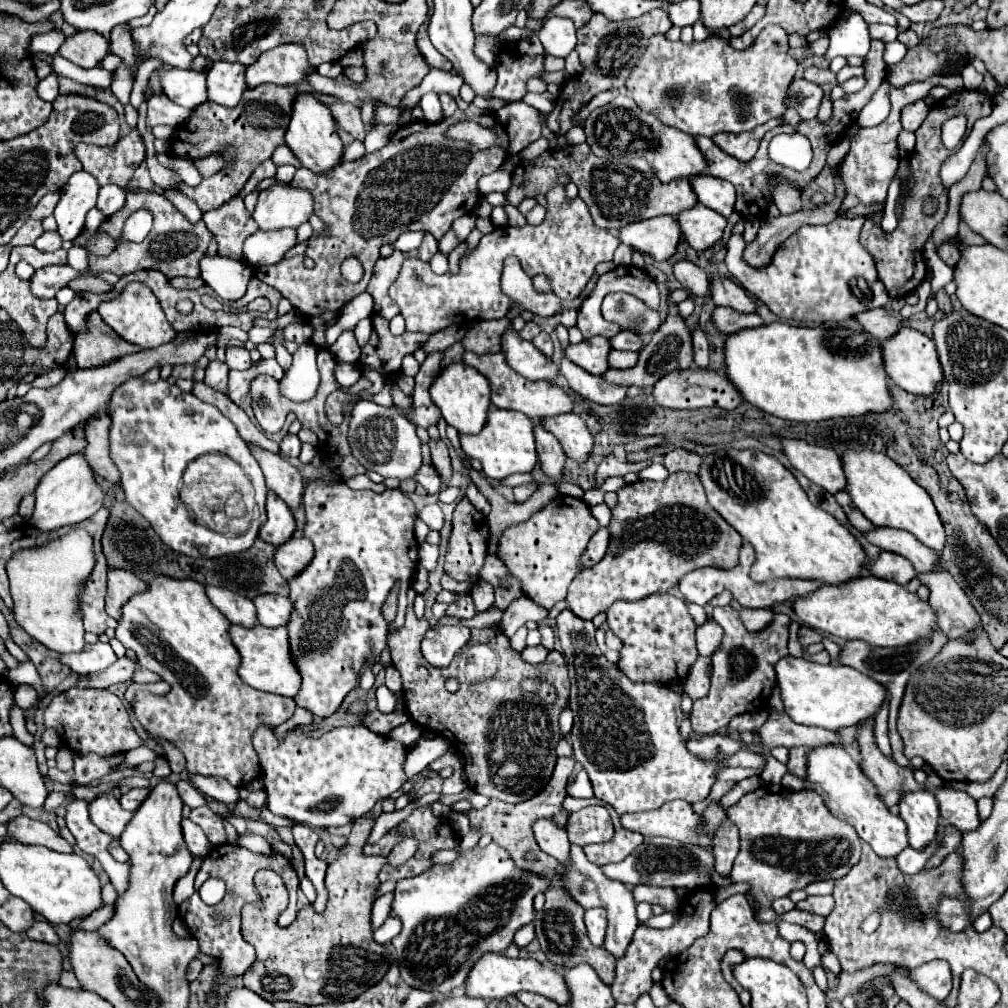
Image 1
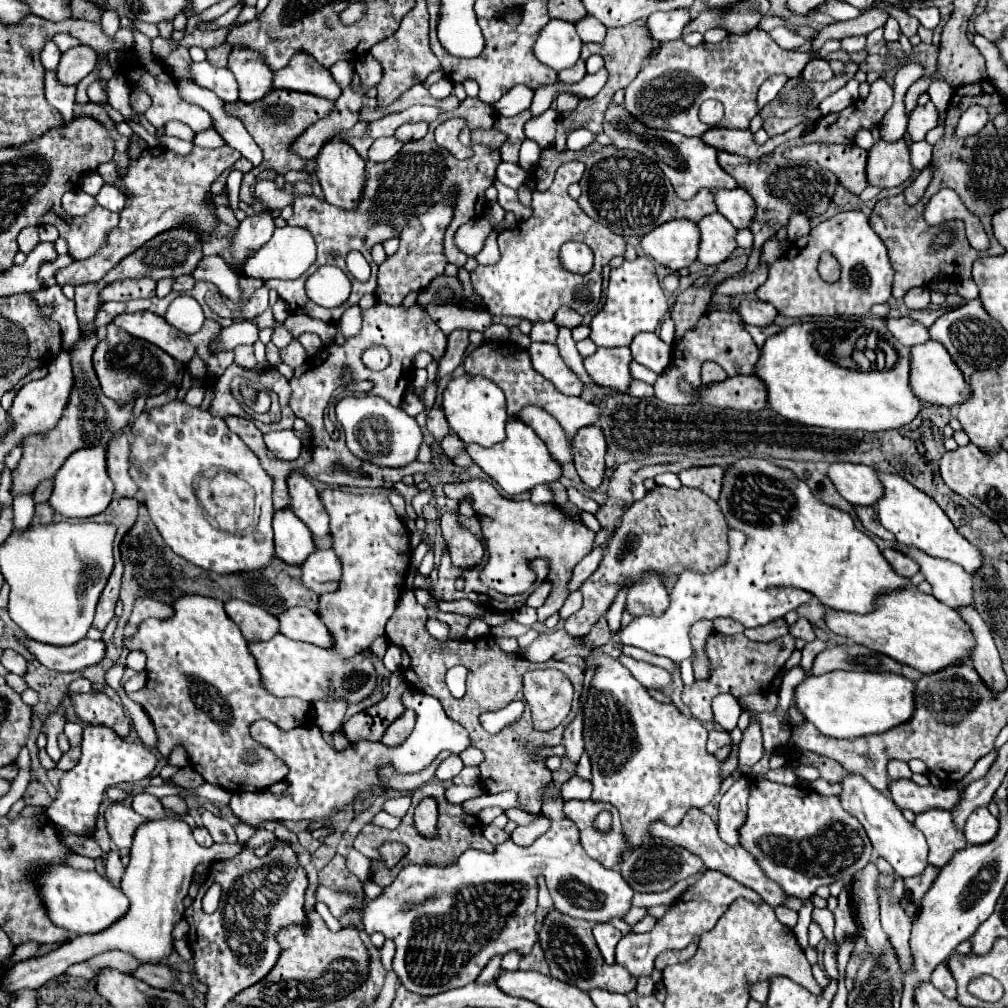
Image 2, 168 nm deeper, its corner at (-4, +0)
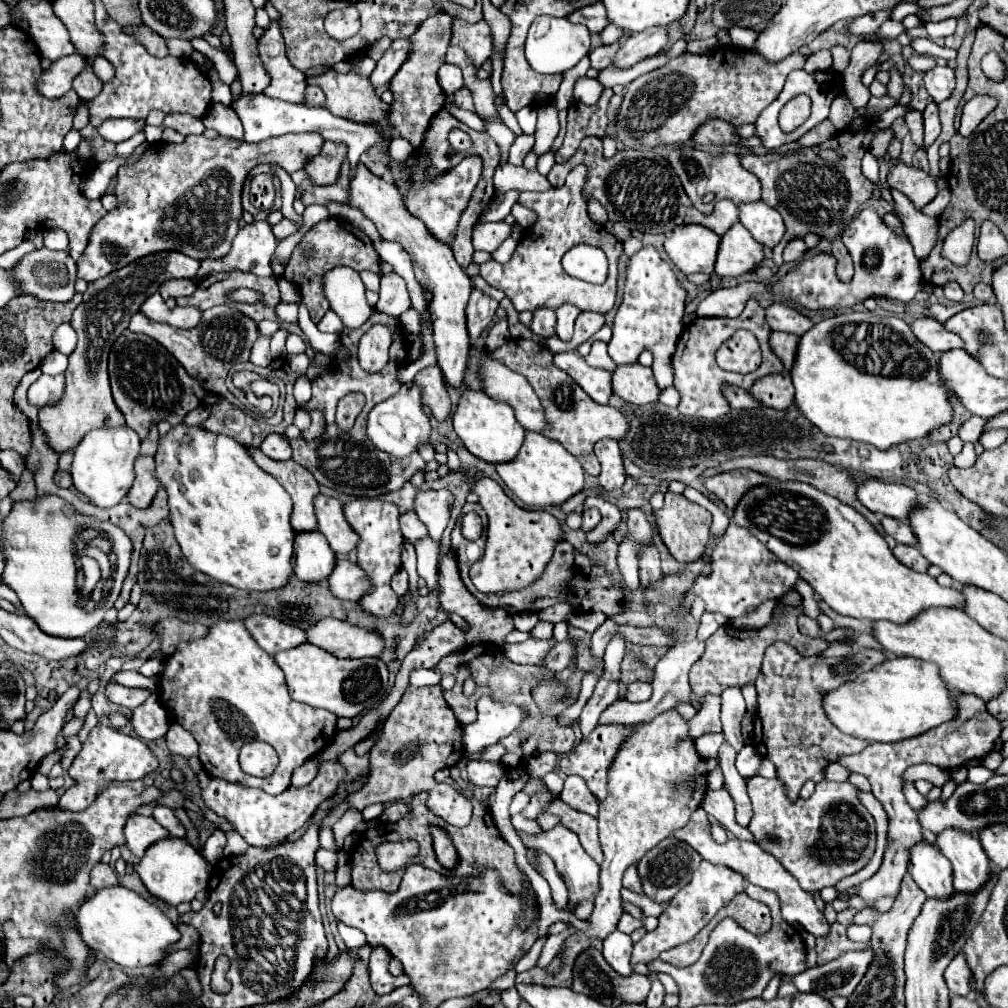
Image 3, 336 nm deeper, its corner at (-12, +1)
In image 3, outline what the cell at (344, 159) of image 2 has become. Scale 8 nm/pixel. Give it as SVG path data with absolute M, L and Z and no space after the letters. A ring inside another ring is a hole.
M356 165L354 173L350 177L350 189L348 189L348 205L362 211L370 221L374 221L378 233L388 241L398 241L410 255L412 267L416 273L418 283L432 293L430 301L430 317L434 323L434 343L438 353L438 365L448 381L448 385L458 387L464 379L466 361L468 361L468 331L466 331L466 303L472 293L472 281L464 273L464 269L456 263L450 247L436 241L428 229L412 217L396 189L396 185L388 185L382 177L376 177L366 165Z

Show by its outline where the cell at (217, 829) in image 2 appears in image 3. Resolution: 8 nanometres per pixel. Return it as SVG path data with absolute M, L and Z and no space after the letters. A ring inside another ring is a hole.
M226 831L226 847L224 847L224 855L240 855L248 849L248 843L244 841L244 837L240 837L240 833L236 831Z

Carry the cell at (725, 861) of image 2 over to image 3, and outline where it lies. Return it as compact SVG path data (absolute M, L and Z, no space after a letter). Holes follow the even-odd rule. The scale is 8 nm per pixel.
M700 807L692 813L690 821L686 827L682 829L676 829L672 833L676 839L688 843L690 847L694 847L702 859L714 863L714 865L726 865L730 869L734 869L736 873L740 873L742 877L746 877L746 881L750 881L752 885L760 885L768 891L774 891L778 897L780 897L780 907L782 907L782 917L794 925L794 923L800 923L808 933L812 933L814 937L826 937L828 931L830 931L830 925L826 923L824 915L818 911L816 903L814 903L814 897L810 893L806 893L804 889L800 889L798 881L776 861L776 857L772 857L770 853L762 851L756 843L752 841L728 841L728 843L716 843L712 833L710 833L710 821L708 821L708 813Z

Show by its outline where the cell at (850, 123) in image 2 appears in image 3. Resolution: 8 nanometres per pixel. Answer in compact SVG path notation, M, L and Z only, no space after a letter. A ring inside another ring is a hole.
M866 125L864 131L842 131L838 135L834 135L830 141L818 145L818 147L808 147L808 149L796 149L796 165L802 163L818 163L824 165L824 161L818 155L820 149L836 149L840 151L840 155L844 157L840 163L826 163L826 167L830 167L832 173L814 173L814 167L782 167L782 165L766 165L766 155L740 155L742 167L752 171L760 183L762 183L762 201L768 203L770 207L774 207L786 225L786 233L782 237L782 241L772 249L772 261L774 265L782 265L782 251L786 247L786 243L790 239L796 237L804 237L806 233L816 233L820 237L828 237L832 239L832 255L836 257L836 275L840 281L848 283L852 279L852 259L846 251L846 247L842 245L840 239L836 239L836 235L844 229L844 225L854 217L854 213L858 211L858 207L870 199L874 185L862 175L860 171L860 161L864 157L864 153L870 147L870 141L874 139L874 131L868 131L870 127Z

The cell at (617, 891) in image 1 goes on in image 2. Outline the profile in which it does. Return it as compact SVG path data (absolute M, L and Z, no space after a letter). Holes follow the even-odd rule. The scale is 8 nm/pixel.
M552 782L542 804L542 812L552 820L552 826L528 848L510 844L510 840L505 842L511 835L490 824L483 834L494 846L500 844L492 854L466 850L456 864L446 868L404 866L396 880L370 902L360 900L352 890L342 888L336 892L328 886L318 886L316 900L324 902L336 918L348 910L362 910L364 932L382 932L396 944L392 966L406 990L420 996L434 996L444 990L462 988L480 976L490 958L504 956L512 950L522 956L530 954L538 940L538 876L548 880L552 894L566 894L566 916L594 922L622 918L628 912L634 890L618 870L608 870L586 856L576 826L560 818L562 804L560 786Z

